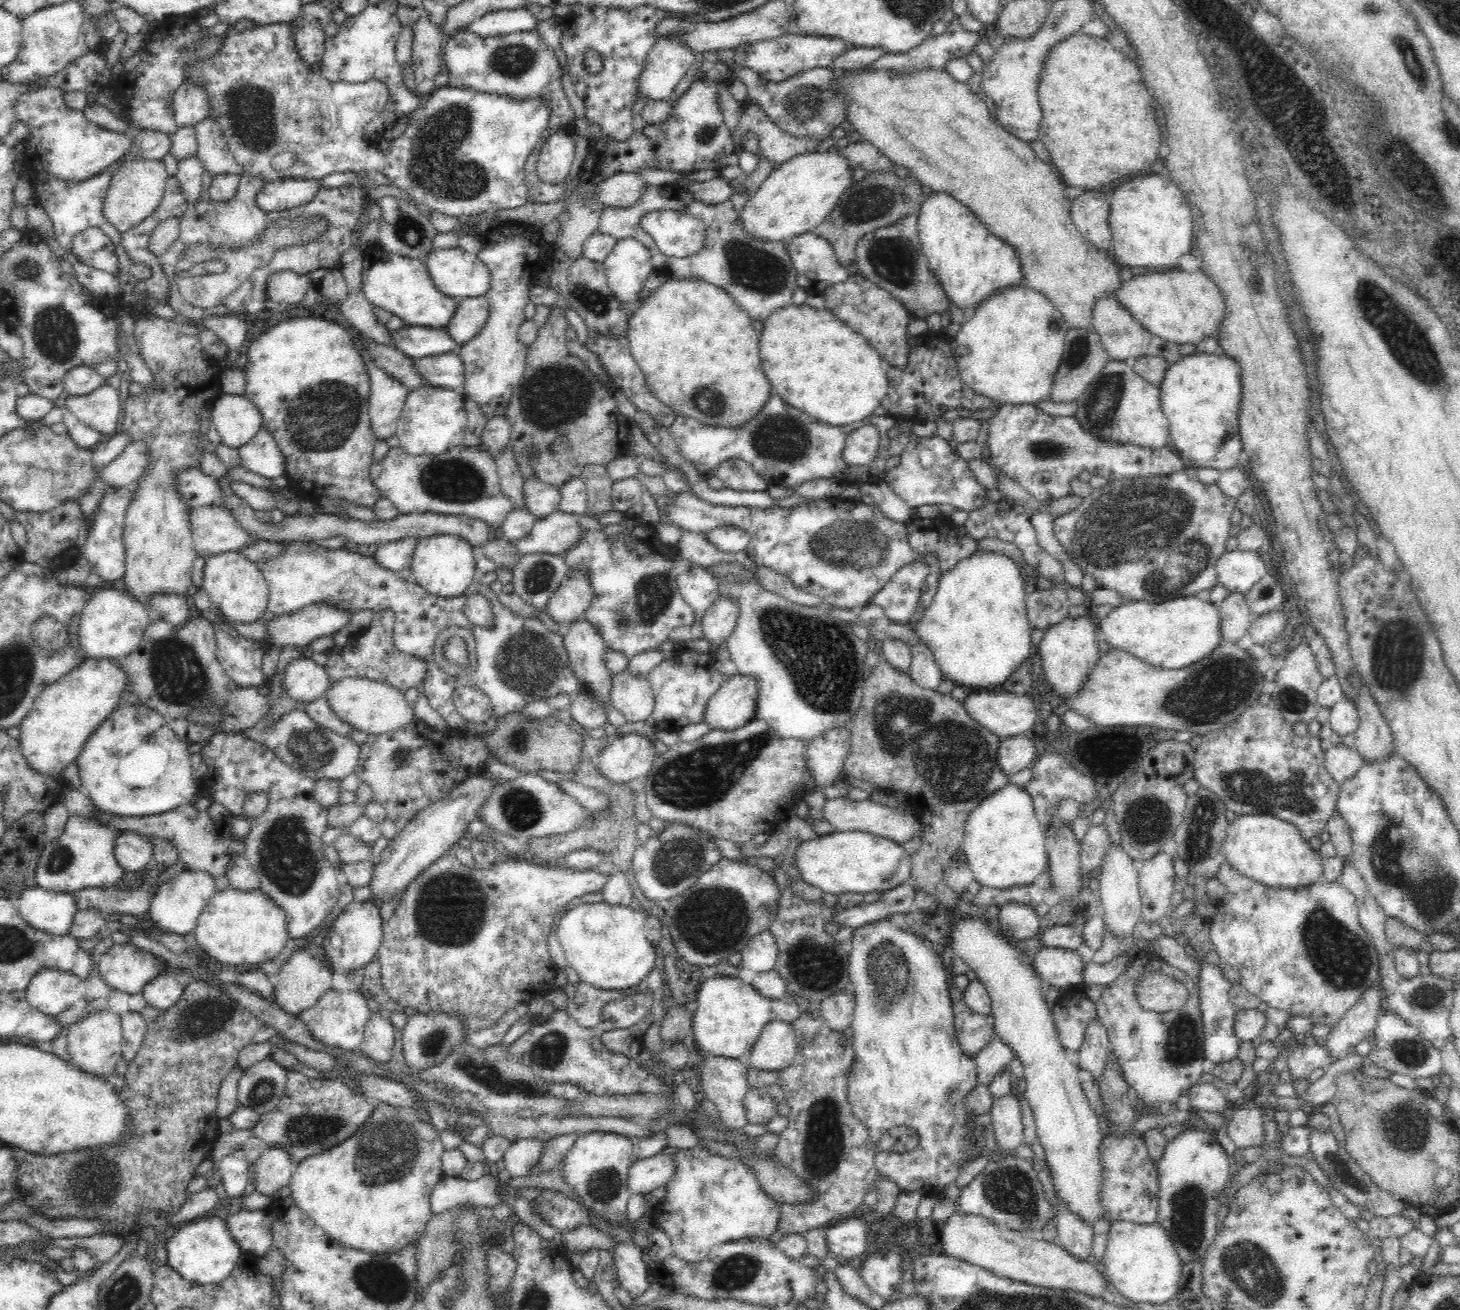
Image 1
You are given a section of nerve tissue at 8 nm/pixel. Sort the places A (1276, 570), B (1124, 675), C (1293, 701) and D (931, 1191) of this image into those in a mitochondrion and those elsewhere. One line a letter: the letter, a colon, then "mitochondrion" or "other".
A: other
B: other
C: mitochondrion
D: other

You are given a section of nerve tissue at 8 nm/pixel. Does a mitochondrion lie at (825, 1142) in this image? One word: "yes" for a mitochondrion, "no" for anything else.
yes

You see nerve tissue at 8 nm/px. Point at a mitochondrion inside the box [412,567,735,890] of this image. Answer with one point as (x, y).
(527, 662)

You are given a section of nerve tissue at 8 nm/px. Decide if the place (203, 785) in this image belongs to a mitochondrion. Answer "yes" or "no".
no

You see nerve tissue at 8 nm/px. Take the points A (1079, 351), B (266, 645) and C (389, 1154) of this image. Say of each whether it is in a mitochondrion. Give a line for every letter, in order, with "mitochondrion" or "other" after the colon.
A: mitochondrion
B: other
C: mitochondrion

